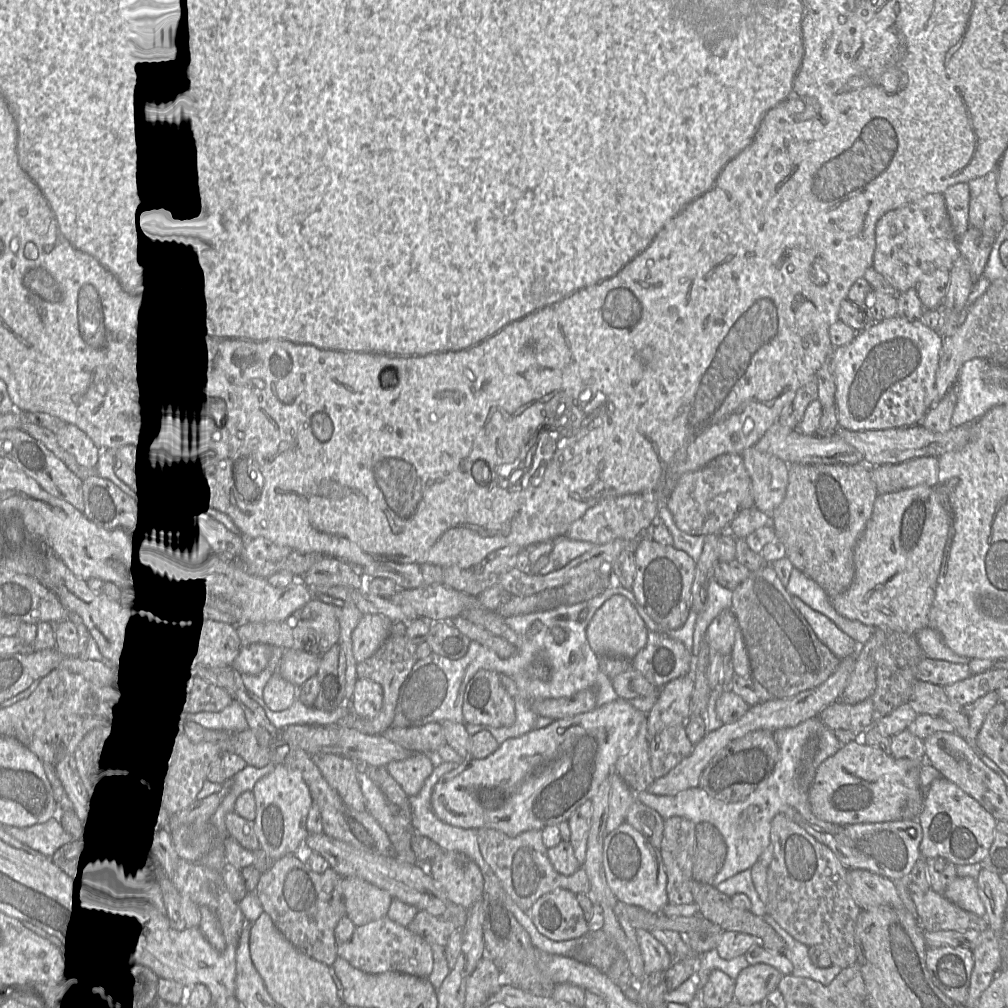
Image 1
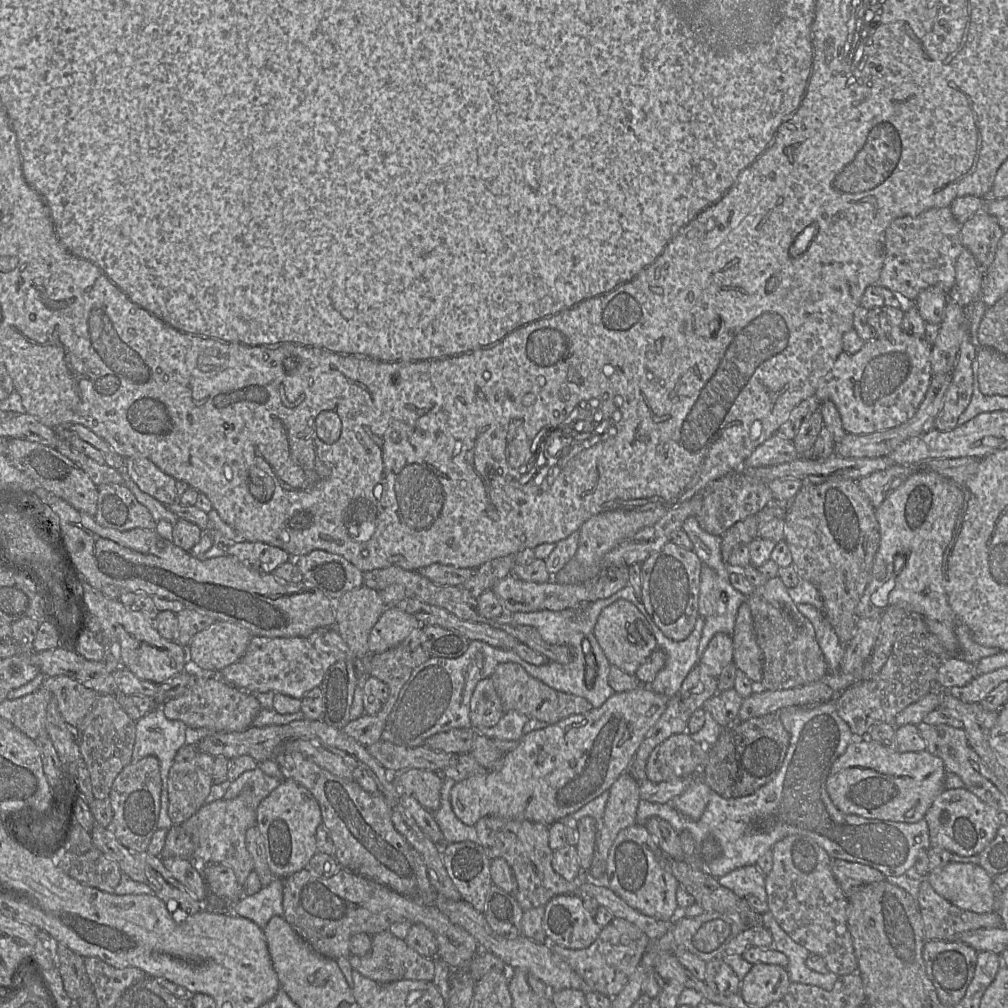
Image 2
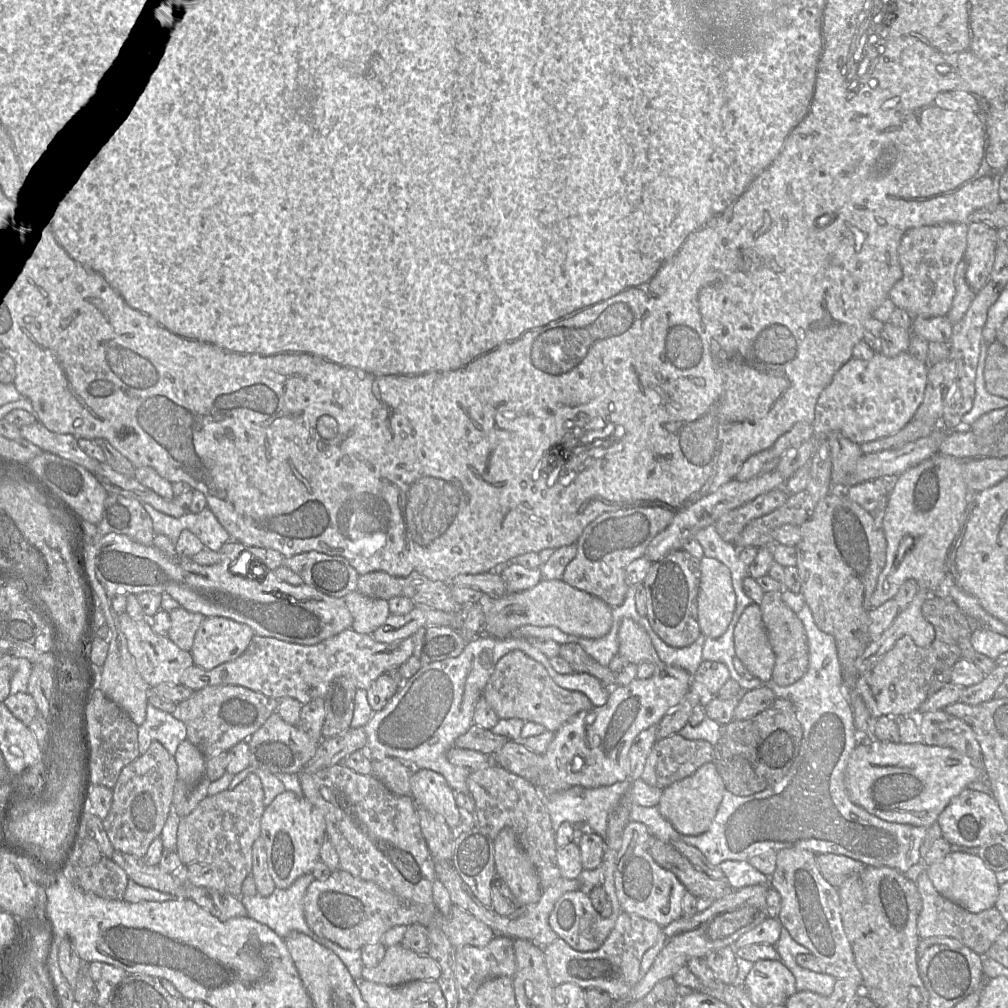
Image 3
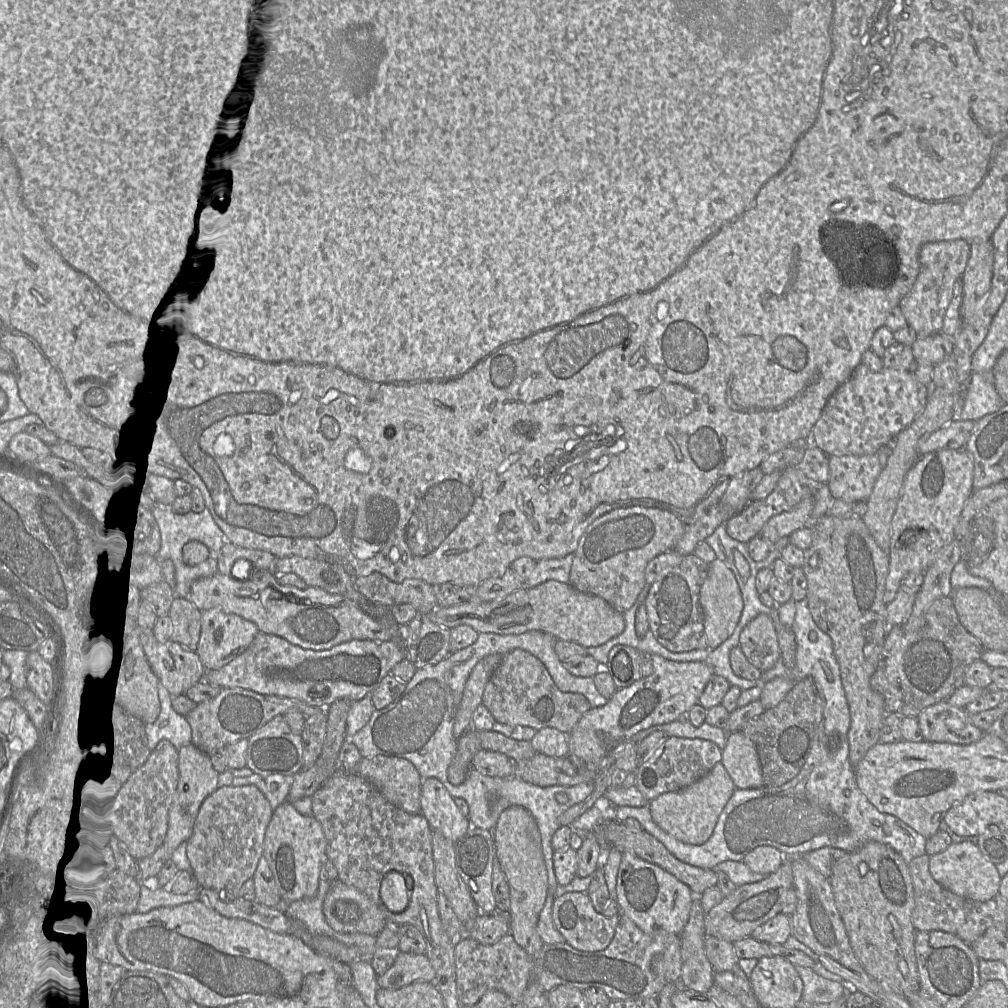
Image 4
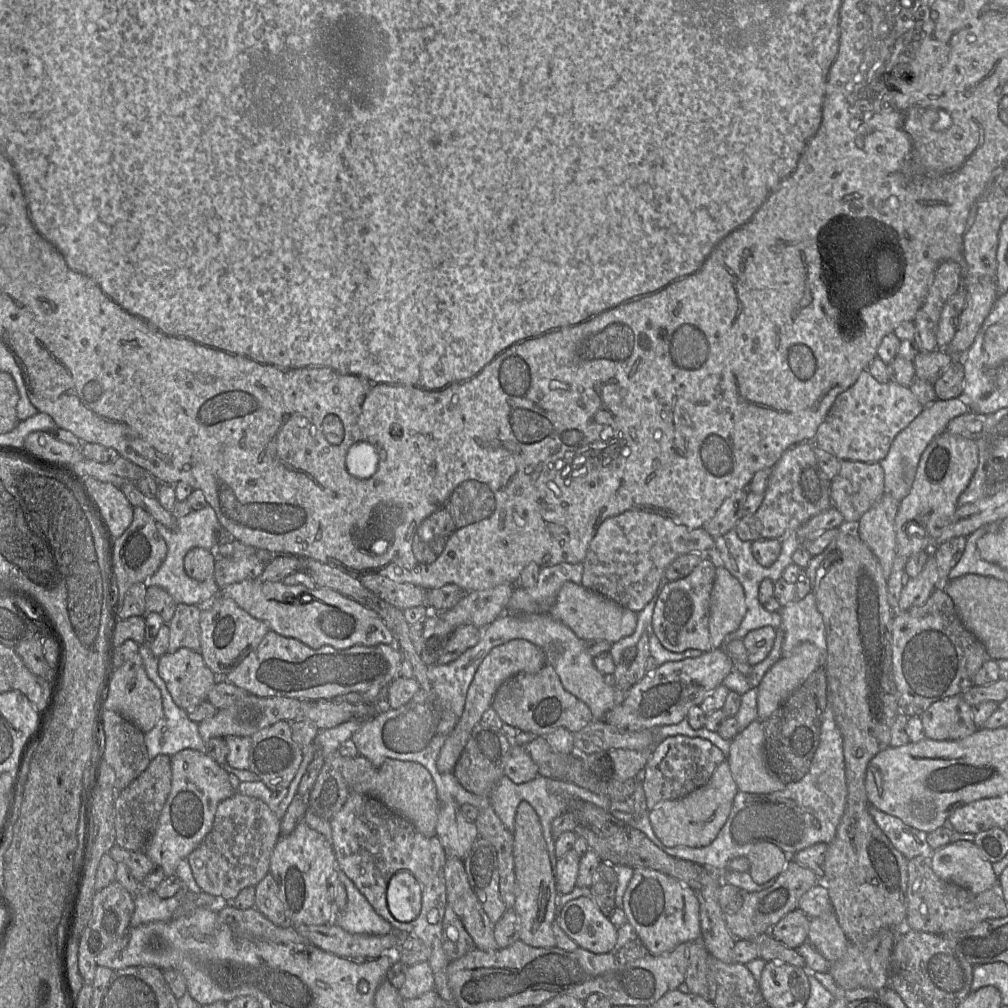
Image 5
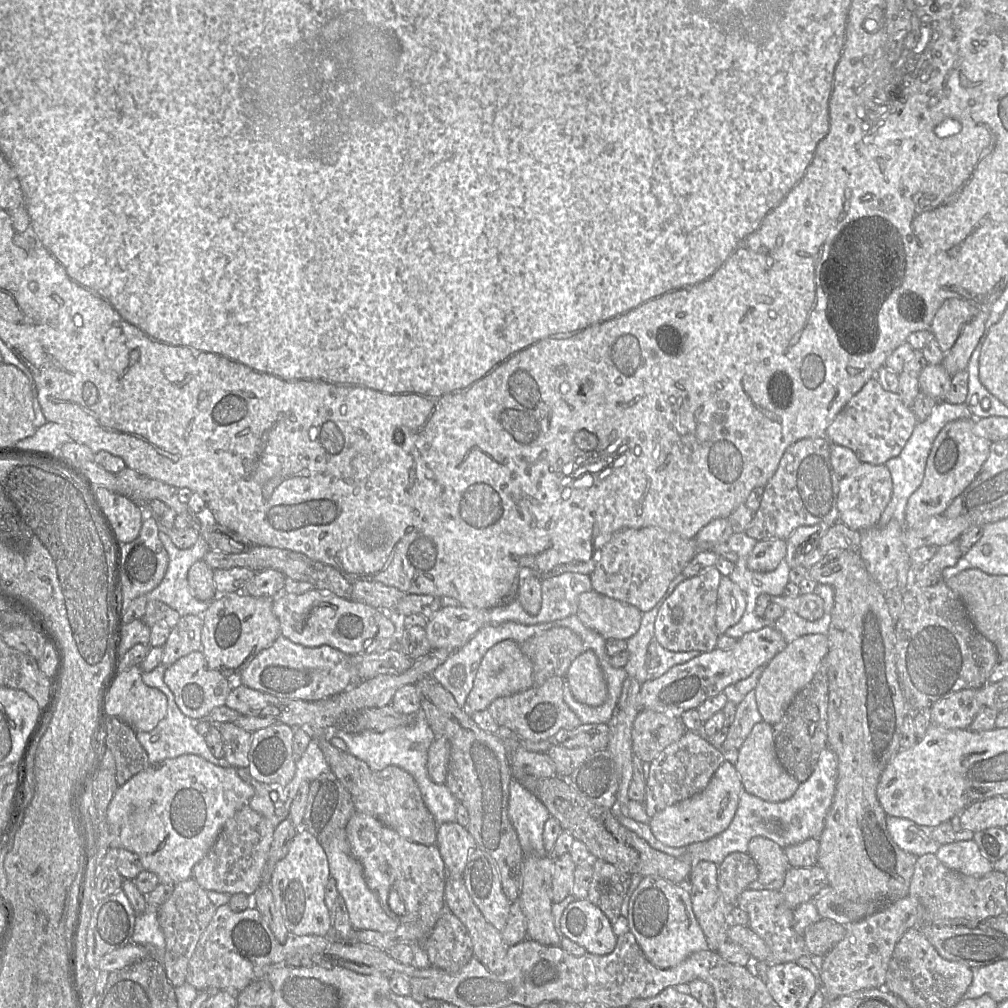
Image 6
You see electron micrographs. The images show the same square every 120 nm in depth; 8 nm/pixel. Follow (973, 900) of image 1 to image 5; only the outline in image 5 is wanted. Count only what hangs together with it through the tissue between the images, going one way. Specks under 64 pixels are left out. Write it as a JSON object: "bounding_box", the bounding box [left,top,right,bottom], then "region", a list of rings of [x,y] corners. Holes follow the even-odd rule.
{"bounding_box":[931,840,997,893],"region":[[[961,840],[934,850],[931,855],[933,872],[942,880],[982,893],[997,881],[992,863],[982,855],[973,841]]]}

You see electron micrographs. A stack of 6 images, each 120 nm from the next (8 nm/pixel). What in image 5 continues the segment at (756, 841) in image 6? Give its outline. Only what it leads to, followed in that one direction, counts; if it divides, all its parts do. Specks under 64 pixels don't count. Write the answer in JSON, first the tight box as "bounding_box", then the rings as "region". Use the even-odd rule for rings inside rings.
{"bounding_box":[749,842,790,884],"region":[[[770,842],[755,844],[749,851],[749,874],[757,884],[764,884],[776,877],[786,866],[790,856]]]}

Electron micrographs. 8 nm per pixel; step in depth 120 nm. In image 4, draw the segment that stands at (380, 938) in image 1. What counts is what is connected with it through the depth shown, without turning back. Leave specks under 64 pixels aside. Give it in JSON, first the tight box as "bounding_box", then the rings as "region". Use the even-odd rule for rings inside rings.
{"bounding_box":[377,952,435,989],"region":[[[394,952],[395,960],[389,970],[377,977],[382,989],[399,989],[416,982],[432,982],[435,971],[425,954]]]}

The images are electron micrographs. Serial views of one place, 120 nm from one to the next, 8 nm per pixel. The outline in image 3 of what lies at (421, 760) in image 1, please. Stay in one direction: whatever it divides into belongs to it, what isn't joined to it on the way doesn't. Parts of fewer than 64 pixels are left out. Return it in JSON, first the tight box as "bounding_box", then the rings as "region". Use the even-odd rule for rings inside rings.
{"bounding_box":[410,769,461,829],"region":[[[414,769],[410,787],[417,807],[438,816],[452,829],[458,826],[461,815],[453,799],[455,791],[442,775],[428,769]]]}

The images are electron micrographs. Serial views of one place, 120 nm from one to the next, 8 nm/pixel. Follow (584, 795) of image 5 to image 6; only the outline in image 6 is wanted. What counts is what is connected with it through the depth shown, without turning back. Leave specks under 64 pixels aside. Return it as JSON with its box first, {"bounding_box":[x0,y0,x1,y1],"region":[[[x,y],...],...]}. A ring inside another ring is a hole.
{"bounding_box":[508,779,551,856],"region":[[[515,779],[509,786],[508,814],[526,854],[546,856],[543,831],[551,815],[545,805]]]}

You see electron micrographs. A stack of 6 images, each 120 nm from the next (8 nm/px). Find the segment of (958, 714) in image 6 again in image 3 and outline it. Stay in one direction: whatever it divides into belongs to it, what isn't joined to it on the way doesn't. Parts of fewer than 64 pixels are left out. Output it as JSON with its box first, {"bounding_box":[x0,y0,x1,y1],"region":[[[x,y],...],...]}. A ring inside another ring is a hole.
{"bounding_box":[917,709,984,768],"region":[[[943,709],[921,713],[917,720],[926,745],[953,748],[969,757],[974,766],[984,768],[979,742],[969,724]]]}

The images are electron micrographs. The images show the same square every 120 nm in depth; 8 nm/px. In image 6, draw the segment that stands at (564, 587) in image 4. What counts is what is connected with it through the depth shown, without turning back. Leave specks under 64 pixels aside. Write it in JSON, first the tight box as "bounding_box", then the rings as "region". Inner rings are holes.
{"bounding_box":[575,590,642,640],"region":[[[594,590],[579,595],[575,616],[606,640],[627,640],[639,629],[642,612]]]}

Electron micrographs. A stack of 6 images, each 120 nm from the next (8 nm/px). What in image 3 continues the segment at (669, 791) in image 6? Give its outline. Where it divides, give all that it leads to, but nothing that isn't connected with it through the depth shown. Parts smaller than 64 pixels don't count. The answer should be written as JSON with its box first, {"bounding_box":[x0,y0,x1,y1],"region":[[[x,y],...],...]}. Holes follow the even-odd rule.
{"bounding_box":[641,733,714,789],"region":[[[678,733],[657,740],[649,753],[641,779],[664,789],[691,776],[702,765],[712,762],[714,746],[705,740],[688,740]]]}

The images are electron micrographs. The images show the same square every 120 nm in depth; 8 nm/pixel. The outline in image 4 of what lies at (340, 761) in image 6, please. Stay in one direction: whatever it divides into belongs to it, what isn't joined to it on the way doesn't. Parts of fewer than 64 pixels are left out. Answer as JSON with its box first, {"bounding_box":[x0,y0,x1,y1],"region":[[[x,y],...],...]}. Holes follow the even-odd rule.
{"bounding_box":[348,755,423,814],"region":[[[377,755],[363,758],[357,766],[348,771],[371,782],[382,795],[395,806],[410,814],[421,814],[421,785],[423,779],[416,767],[408,760],[392,756]]]}

